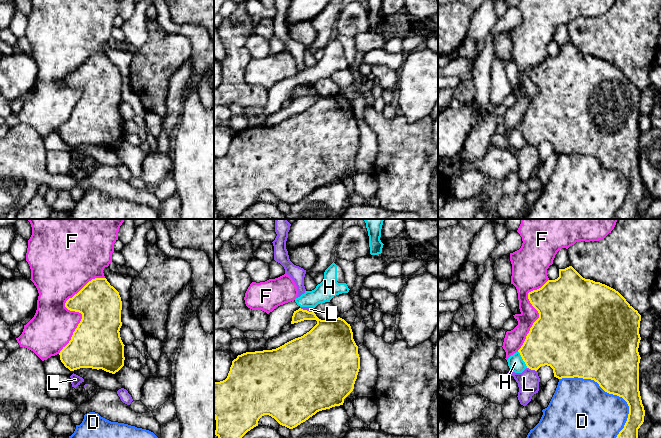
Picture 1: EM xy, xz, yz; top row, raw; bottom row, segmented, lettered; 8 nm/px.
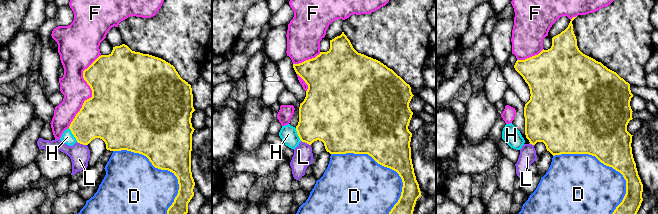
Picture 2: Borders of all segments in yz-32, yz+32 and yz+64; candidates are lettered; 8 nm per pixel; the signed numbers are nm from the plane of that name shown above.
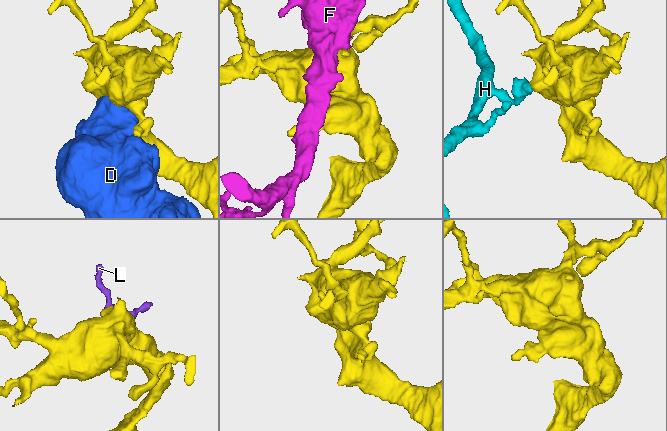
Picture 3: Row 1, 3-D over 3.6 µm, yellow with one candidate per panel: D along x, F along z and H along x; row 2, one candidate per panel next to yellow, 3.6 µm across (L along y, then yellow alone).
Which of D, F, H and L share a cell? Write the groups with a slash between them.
D / F / H / L

